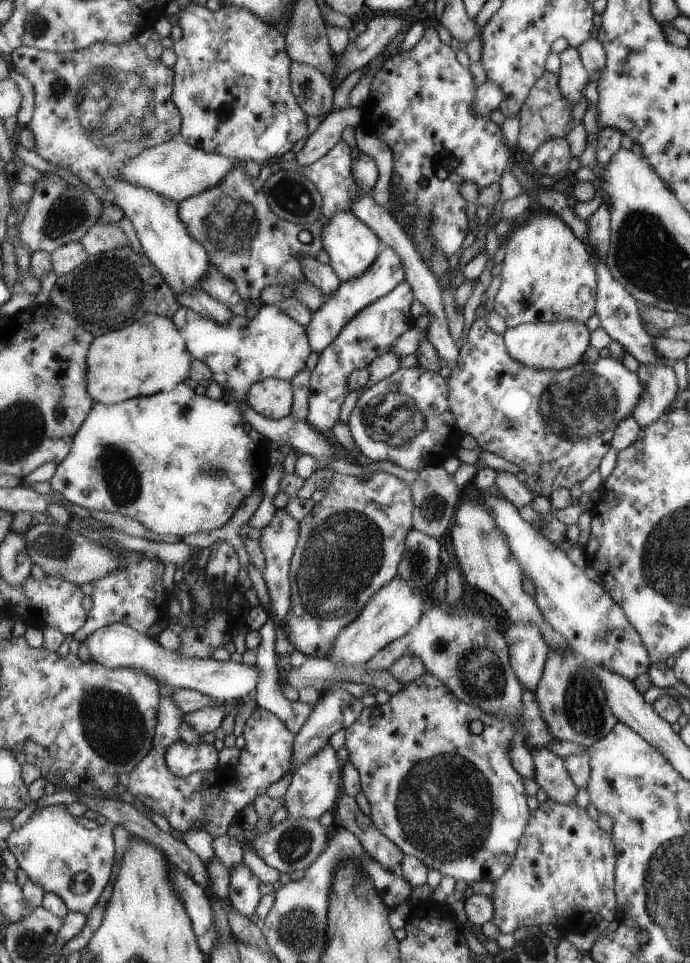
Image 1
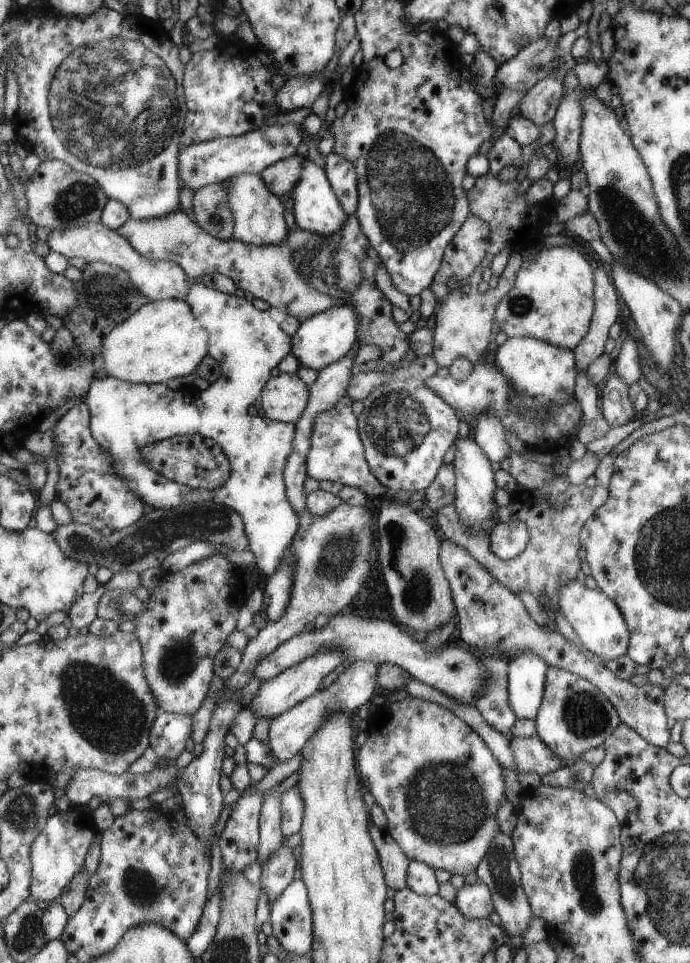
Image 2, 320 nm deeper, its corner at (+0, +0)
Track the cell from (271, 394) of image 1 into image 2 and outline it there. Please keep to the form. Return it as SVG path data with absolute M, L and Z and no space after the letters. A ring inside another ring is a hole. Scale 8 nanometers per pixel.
M273 373L260 394L261 409L273 422L295 423L307 405L307 386L297 374Z

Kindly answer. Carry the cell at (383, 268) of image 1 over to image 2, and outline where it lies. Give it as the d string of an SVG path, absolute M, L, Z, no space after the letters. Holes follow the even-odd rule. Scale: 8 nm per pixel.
M355 306L330 307L301 321L298 330L290 336L290 353L297 359L298 367L319 372L331 362L343 358L358 338L358 312Z

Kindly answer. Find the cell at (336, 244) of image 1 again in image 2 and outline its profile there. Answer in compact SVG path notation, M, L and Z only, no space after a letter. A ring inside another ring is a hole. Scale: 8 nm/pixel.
M311 160L301 162L301 174L297 184L293 186L293 210L295 224L301 230L319 234L319 236L329 236L341 230L341 226L347 222L348 215L343 212L339 205L338 198L331 189L330 182L326 178L325 171L319 168Z

